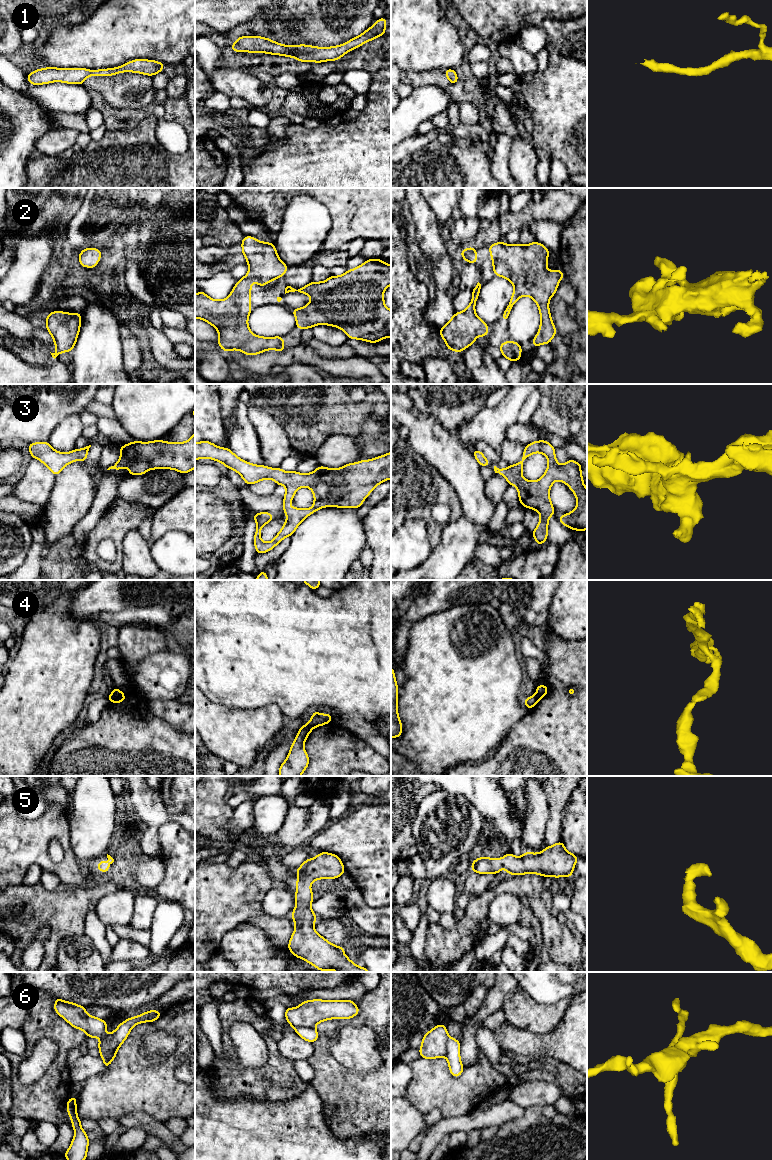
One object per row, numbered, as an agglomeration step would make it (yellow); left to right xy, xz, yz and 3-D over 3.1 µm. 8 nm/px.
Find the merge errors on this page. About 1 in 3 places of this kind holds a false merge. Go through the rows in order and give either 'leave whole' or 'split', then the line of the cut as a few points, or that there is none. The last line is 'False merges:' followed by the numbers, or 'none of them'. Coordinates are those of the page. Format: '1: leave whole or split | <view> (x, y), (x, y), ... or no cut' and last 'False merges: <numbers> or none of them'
1: leave whole | no cut
2: leave whole | no cut
3: leave whole | no cut
4: split | xy (119, 690), (111, 701)
5: leave whole | no cut
6: split | xy (113, 1032), (113, 1041), (101, 1048), (101, 1057)
False merges: 4, 6

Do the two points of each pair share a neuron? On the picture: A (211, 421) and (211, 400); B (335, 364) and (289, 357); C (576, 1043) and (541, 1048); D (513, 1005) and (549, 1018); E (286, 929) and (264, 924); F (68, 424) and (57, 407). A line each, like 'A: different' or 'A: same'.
A: same
B: same
C: same
D: same
E: same
F: different

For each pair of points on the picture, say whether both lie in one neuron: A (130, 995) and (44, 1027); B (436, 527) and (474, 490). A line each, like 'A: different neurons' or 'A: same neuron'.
A: different neurons
B: different neurons

